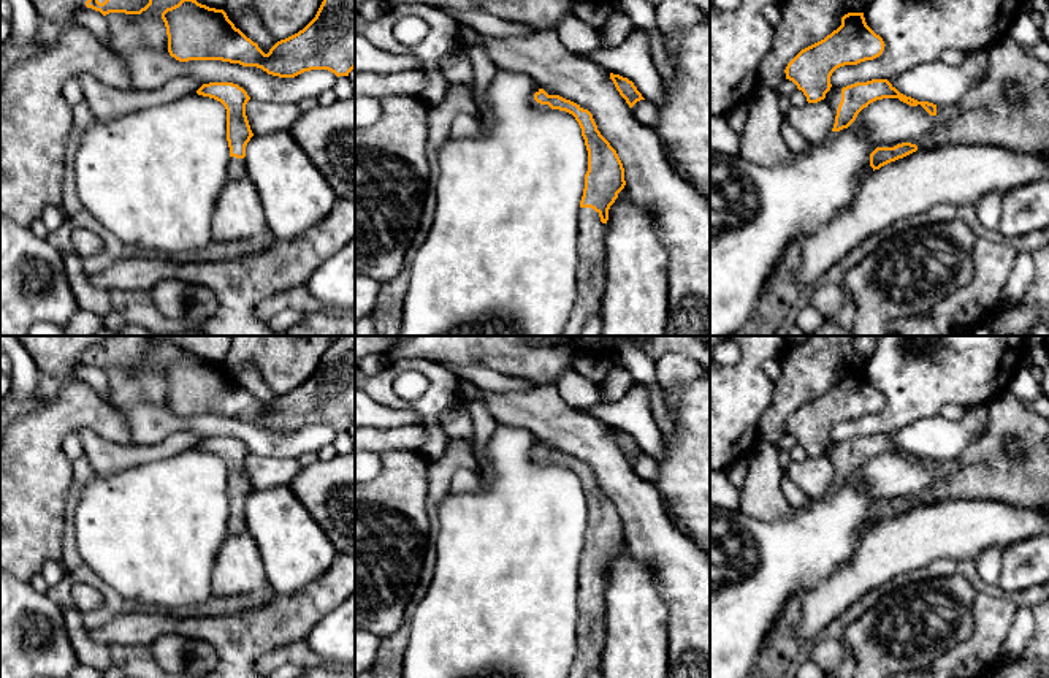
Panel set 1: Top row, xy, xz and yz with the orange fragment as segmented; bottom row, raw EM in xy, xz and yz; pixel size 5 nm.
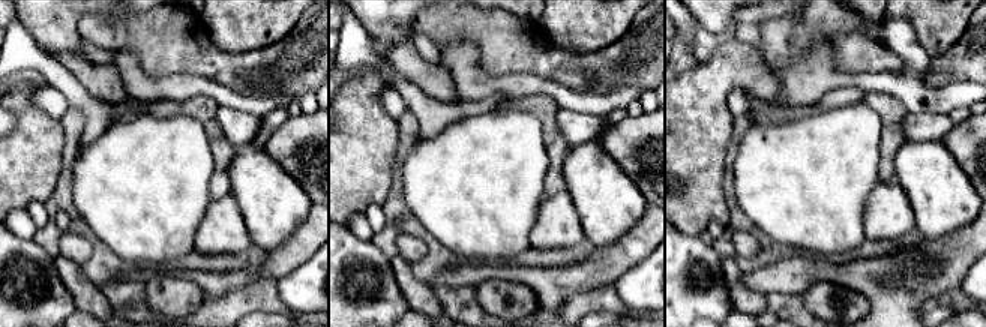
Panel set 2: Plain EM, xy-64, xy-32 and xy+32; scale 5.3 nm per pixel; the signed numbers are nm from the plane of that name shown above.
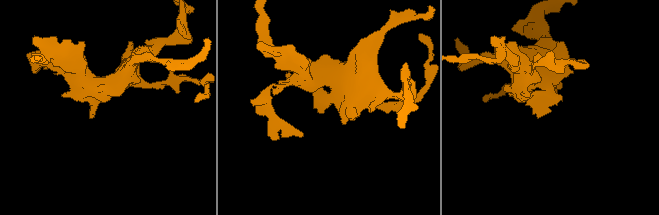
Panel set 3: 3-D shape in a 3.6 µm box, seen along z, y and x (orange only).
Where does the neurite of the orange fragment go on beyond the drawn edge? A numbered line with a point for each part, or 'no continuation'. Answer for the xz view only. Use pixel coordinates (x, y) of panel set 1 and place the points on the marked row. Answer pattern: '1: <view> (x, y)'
1: xz (590, 276)

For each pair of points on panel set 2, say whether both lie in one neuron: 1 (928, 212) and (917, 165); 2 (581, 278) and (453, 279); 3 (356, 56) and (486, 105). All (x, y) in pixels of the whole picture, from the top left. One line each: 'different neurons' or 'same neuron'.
1: same neuron
2: same neuron
3: same neuron

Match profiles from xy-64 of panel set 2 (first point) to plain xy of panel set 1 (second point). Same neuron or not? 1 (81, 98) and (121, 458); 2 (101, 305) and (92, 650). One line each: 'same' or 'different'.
1: same
2: same

